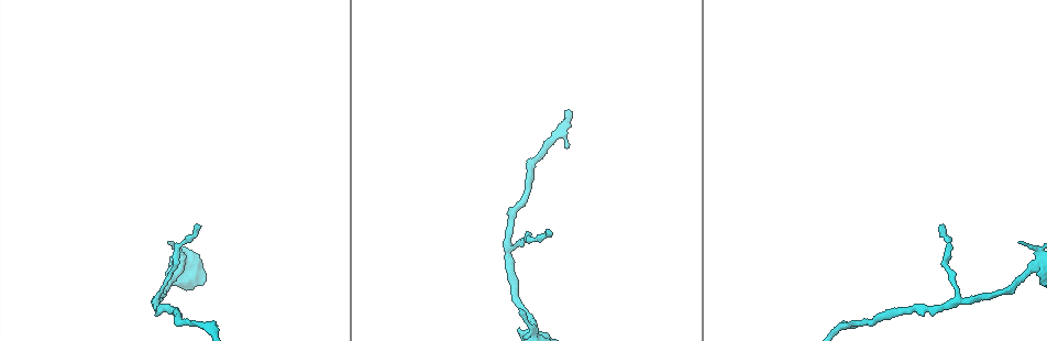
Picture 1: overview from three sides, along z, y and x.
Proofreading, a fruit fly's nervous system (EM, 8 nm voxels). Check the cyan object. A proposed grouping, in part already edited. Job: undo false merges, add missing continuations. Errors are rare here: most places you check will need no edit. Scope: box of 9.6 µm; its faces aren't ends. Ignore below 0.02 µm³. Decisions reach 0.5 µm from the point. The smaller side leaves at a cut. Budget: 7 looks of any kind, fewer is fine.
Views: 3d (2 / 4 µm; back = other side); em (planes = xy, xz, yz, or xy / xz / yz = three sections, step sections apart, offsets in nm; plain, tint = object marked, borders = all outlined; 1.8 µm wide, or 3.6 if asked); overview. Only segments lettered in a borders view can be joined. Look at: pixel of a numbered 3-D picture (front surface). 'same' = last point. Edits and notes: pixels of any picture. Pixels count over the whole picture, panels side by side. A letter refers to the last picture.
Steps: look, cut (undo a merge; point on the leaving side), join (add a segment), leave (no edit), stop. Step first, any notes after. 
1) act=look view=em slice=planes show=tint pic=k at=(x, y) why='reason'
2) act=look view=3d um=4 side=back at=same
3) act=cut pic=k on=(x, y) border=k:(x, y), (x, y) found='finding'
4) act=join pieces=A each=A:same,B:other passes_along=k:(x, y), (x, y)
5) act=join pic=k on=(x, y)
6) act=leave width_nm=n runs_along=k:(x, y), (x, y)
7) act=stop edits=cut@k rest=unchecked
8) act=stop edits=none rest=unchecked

act=look view=3d um=4 pic=1 at=(519, 310) why='branch stops here'

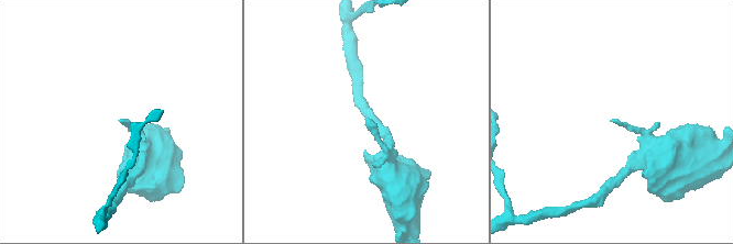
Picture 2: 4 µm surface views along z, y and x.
act=look view=em slice=xy step=8 show=borders pic=2 at=(119, 121)

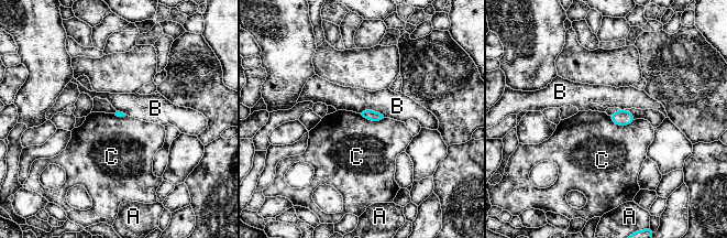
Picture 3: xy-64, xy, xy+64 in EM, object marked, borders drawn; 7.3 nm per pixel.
act=look view=em slice=planes show=borders at=same

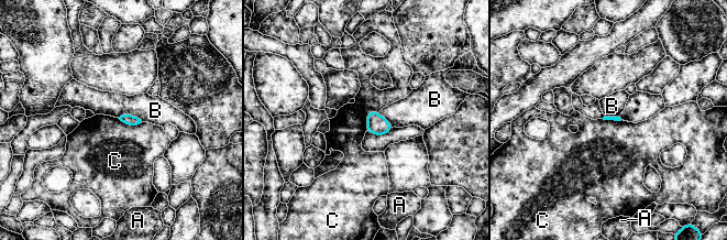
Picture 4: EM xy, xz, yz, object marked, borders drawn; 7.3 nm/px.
act=leave each=A:other,B:other,C:other border=4:(377, 111), (367, 112), (366, 130) found='no lettered segment goes on from it'

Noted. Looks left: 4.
act=look view=em slice=planes show=borders pic=1 at=(960, 301) why='branch point'

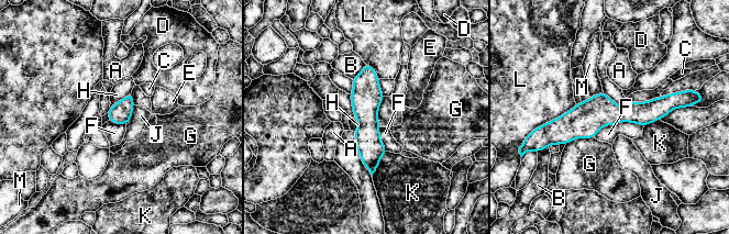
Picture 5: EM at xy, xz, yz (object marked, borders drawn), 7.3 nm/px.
act=leave longest_contact=F:380nm each=A:other,B:other,C:other,D:other,E:other,F:other,G:other,H:other,J:other,K:other,L:other,M:other runs_along=5:(677, 103), (548, 127) found='one neuron here'

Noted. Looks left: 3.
act=look view=em slice=planes show=plain pic=1 at=(550, 232) why='an open end'

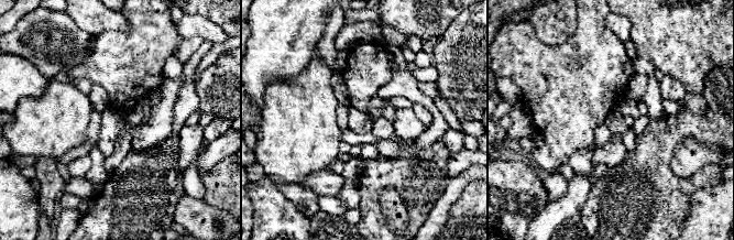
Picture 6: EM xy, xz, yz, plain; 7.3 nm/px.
act=look view=em slice=planes show=borders at=same

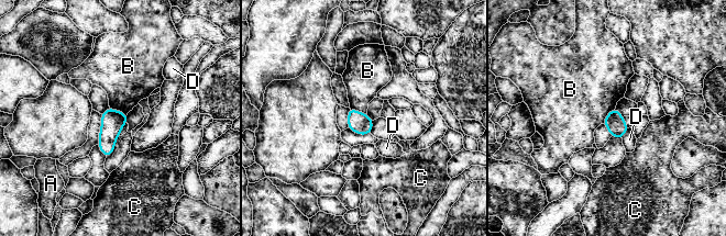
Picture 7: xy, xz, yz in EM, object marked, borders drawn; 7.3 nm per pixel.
act=leave width_nm=140 each=A:other,B:other,C:other,D:other border=7:(615, 107), (602, 123) found='no lettered segment goes on from it'

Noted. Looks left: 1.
act=stop edits=none rest=unchecked

